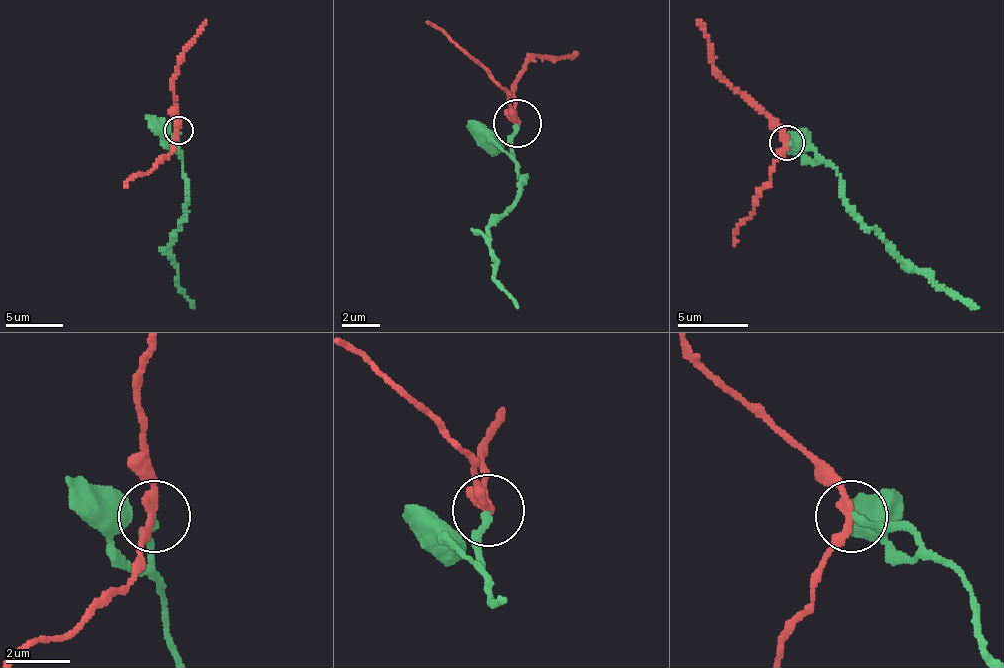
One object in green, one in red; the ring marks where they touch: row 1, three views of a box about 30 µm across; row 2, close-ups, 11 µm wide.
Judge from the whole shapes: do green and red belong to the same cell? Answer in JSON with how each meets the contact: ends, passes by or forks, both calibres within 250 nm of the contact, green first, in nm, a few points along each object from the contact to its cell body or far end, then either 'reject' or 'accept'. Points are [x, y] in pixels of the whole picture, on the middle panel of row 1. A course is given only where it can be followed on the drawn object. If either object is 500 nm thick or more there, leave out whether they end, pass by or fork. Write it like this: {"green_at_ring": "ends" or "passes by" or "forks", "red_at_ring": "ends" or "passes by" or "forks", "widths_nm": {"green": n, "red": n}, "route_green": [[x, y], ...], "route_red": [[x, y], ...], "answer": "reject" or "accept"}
{"green_at_ring": "ends", "red_at_ring": "passes by", "widths_nm": {"green": 220, "red": 240}, "route_green": [[516, 124], [511, 151], [519, 177], [521, 174], [520, 194], [489, 230], [488, 248], [496, 285], [518, 309]], "route_red": [[516, 124], [515, 76], [536, 56], [551, 62], [576, 51]], "answer": "reject"}

